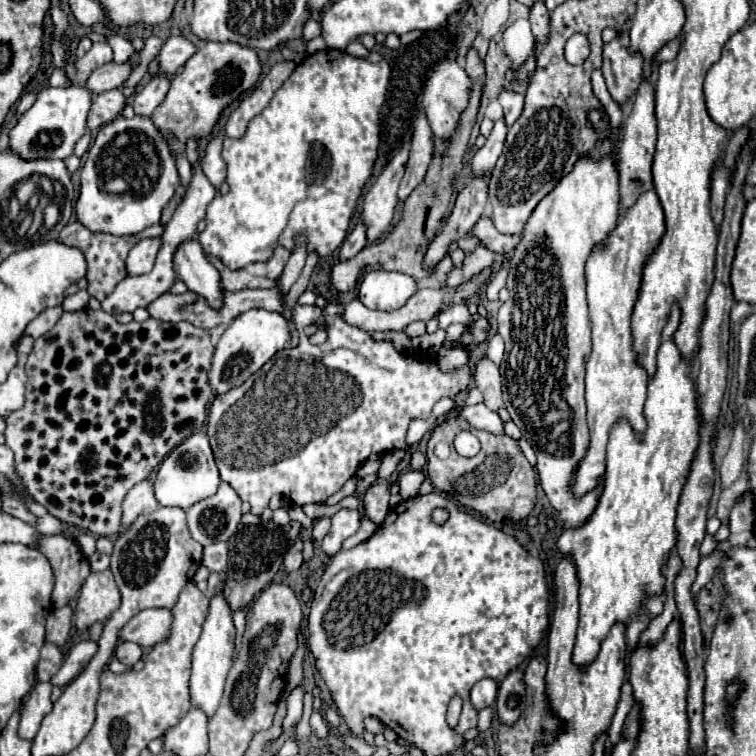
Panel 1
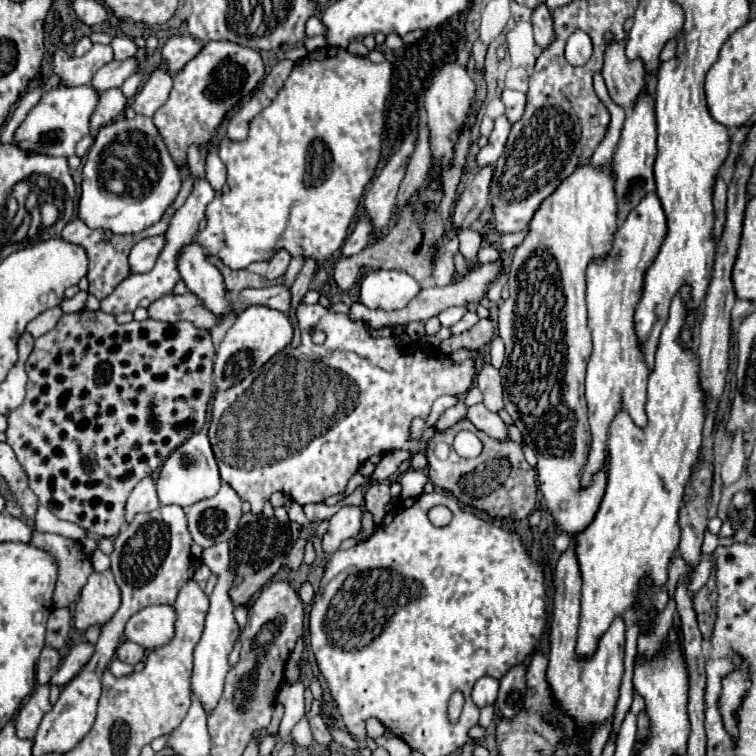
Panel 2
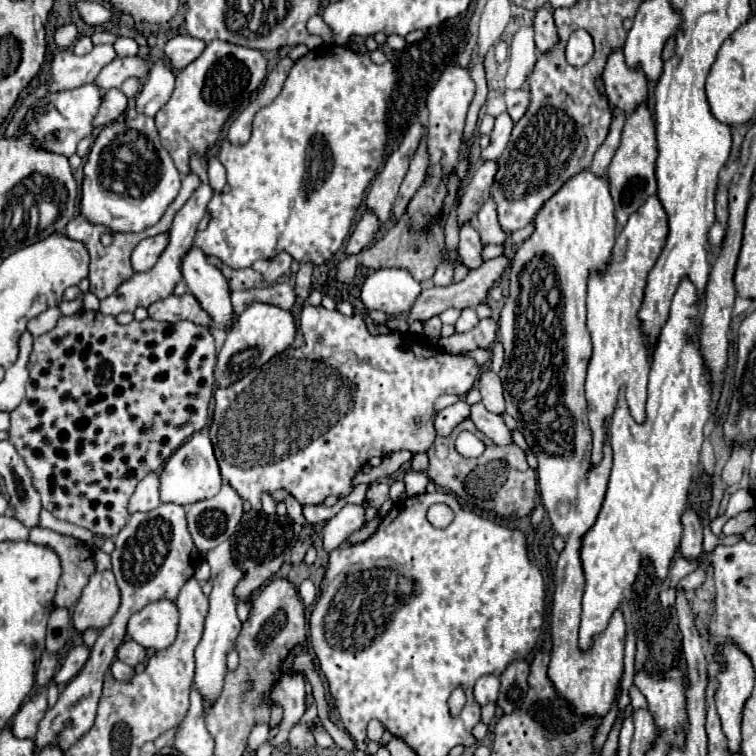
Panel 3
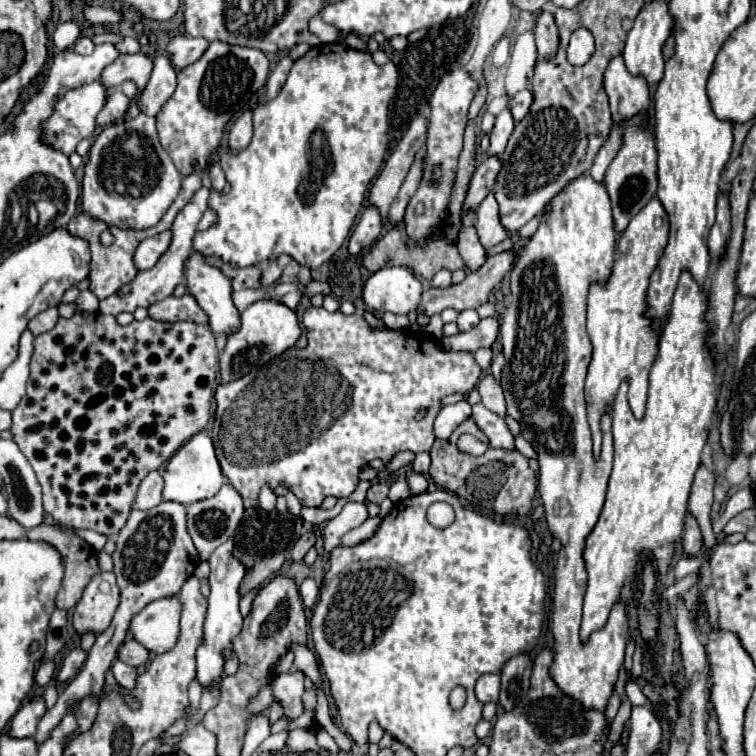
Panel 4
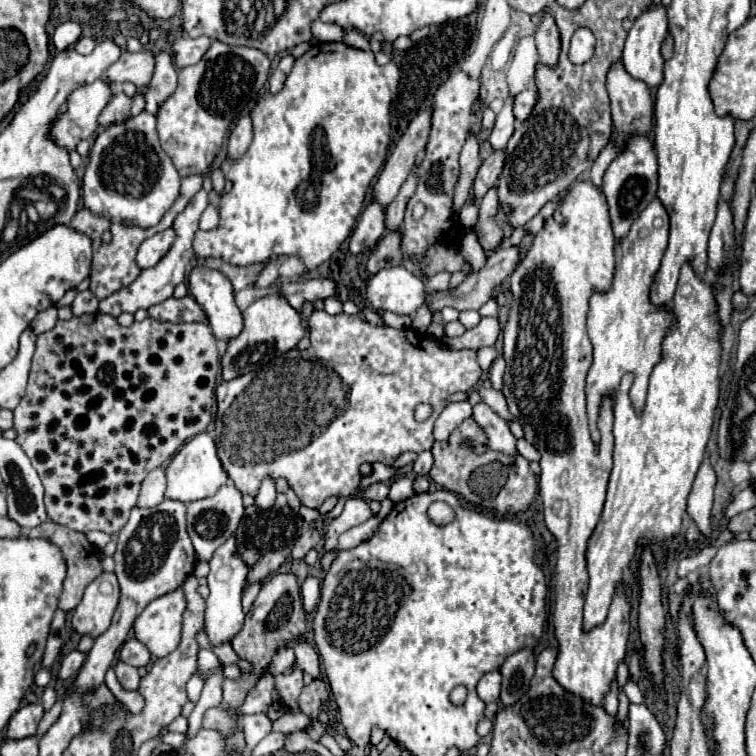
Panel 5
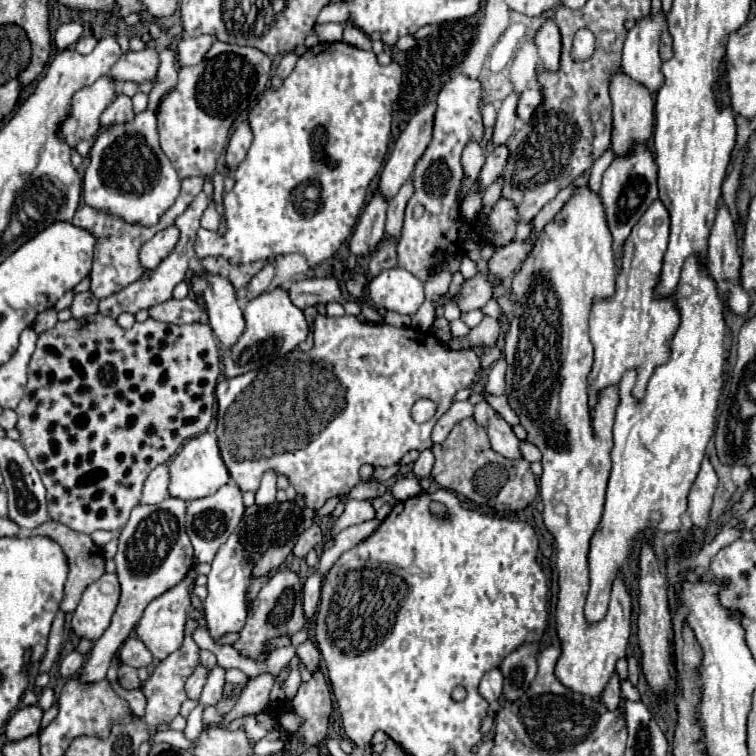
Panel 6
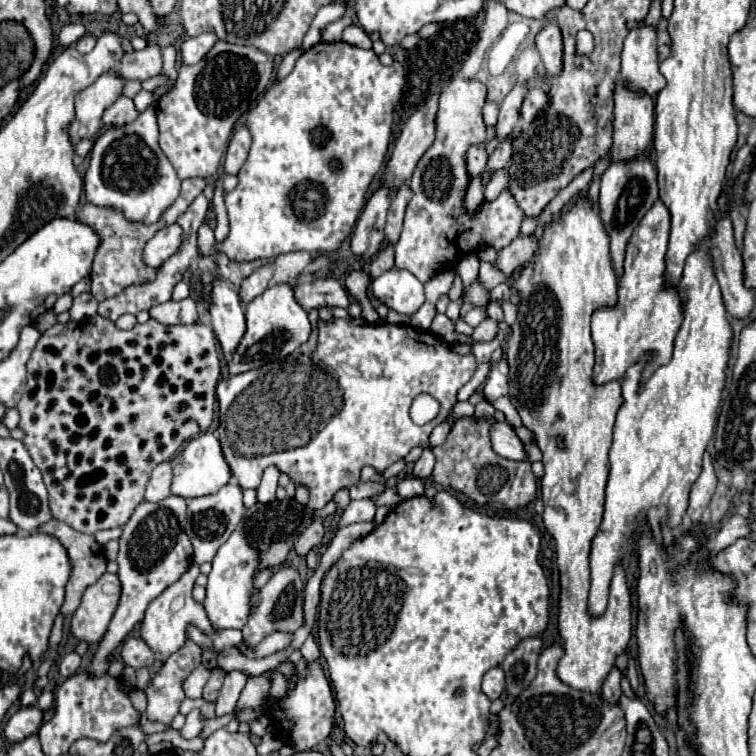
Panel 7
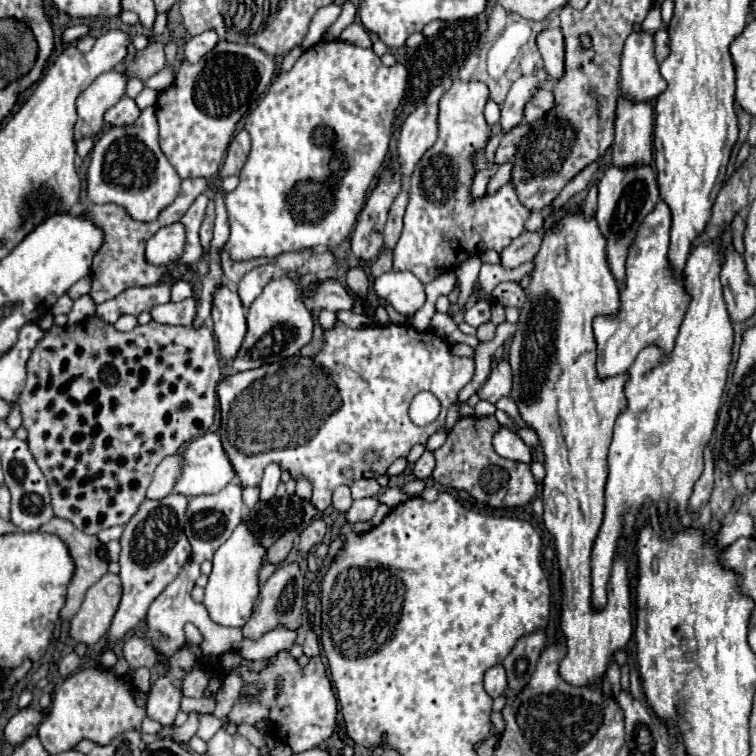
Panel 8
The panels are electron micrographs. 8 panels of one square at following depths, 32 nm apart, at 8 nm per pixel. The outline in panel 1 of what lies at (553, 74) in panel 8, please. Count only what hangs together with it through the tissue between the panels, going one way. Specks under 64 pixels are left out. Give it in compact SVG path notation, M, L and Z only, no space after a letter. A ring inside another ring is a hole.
M536 2L530 8L530 24L536 42L544 44L544 40L548 40L548 24L550 24L550 12L546 10L544 2Z

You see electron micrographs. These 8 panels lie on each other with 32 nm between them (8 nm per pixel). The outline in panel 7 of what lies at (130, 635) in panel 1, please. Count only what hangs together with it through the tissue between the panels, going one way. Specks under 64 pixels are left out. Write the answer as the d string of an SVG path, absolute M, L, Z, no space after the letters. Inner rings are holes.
M190 564L186 568L186 572L180 576L180 580L176 580L174 584L170 584L156 600L150 602L148 610L146 610L146 616L142 620L142 638L146 640L146 644L152 648L156 660L164 662L170 654L174 654L176 650L180 650L184 646L184 628L186 624L194 624L198 626L212 642L212 648L204 648L206 652L222 652L226 648L232 648L232 646L238 646L242 642L242 632L240 630L220 630L220 628L212 628L212 622L208 620L206 616L206 610L202 604L198 604L194 598L192 598L192 588L194 588L194 582L196 578L200 576L200 568L198 564Z

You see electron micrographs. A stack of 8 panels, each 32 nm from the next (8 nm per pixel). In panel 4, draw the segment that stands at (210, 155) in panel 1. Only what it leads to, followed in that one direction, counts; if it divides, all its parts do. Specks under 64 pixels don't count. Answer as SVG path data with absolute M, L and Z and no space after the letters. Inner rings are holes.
M210 164L208 174L210 174L210 180L212 180L212 188L214 188L214 190L222 190L224 184L226 184L226 178L224 178L222 168L220 168L218 164Z

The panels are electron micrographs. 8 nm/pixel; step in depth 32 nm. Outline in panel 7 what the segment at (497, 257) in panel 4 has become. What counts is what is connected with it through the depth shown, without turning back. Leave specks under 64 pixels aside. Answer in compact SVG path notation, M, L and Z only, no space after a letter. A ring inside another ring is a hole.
M534 234L518 236L516 240L512 240L512 244L508 244L498 252L496 266L506 274L514 272L518 266L532 260L532 256L536 254L536 244L538 244L538 238ZM476 280L476 282L470 286L470 290L466 292L466 296L464 296L462 314L464 314L464 312L468 312L468 310L470 310L470 308L474 308L474 306L488 304L488 300L490 300L490 294L488 294L488 292L486 292L486 288Z

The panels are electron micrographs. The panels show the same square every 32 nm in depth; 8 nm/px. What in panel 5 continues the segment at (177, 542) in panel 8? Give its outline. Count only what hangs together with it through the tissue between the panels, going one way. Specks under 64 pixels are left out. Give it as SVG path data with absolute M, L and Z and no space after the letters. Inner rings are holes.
M164 500L152 508L132 508L128 524L118 534L118 550L114 554L116 576L120 584L120 604L114 612L110 628L96 638L88 660L76 676L80 692L92 690L104 682L106 670L112 666L118 648L124 644L136 616L152 600L176 590L194 570L196 556L190 536L186 532L186 504L180 500Z

